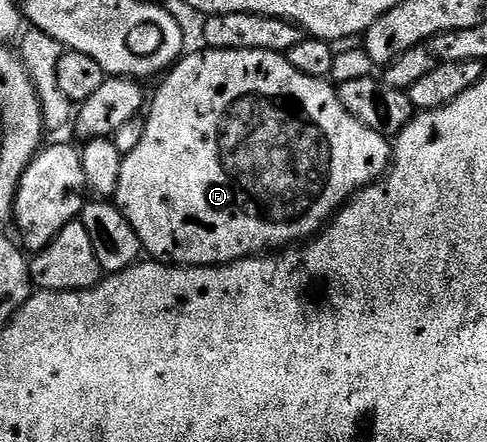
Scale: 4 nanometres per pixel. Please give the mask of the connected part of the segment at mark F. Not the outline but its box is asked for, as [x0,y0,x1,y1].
[113,48,392,268]

